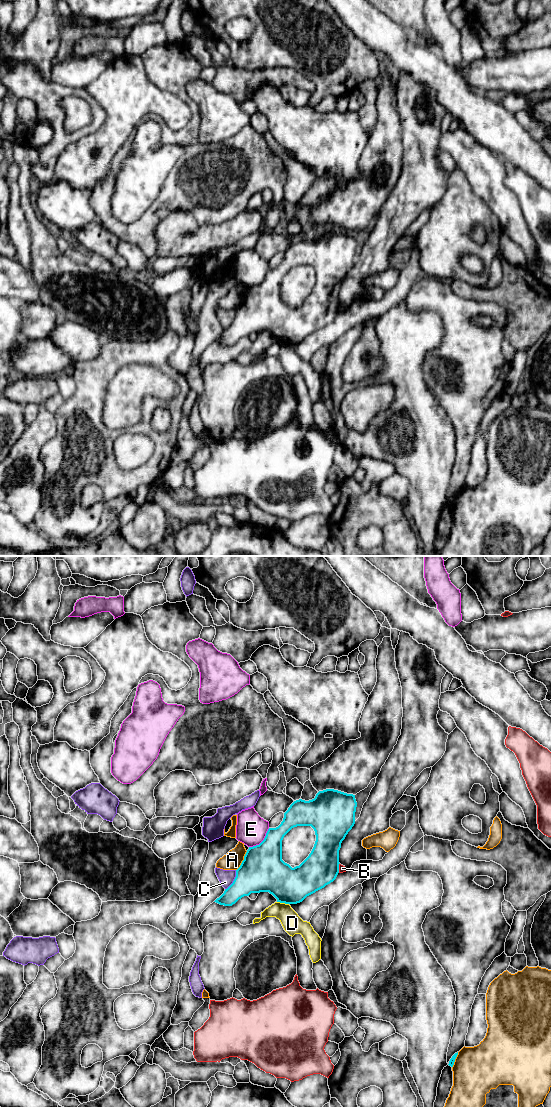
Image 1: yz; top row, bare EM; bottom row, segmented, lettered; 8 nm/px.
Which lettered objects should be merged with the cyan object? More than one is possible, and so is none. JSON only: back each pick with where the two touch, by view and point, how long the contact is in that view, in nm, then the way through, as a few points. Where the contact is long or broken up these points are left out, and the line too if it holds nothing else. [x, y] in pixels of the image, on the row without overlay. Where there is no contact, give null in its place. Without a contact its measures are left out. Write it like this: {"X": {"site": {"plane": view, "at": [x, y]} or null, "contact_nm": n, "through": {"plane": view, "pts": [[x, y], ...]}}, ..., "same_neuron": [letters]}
{"same_neuron": []}

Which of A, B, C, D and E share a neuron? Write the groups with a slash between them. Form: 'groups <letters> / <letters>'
groups A / B / C / D / E

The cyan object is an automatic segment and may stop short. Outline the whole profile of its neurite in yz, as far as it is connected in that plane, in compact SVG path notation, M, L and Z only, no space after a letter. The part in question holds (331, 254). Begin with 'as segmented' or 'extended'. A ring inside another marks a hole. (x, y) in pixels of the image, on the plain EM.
as segmented; M334 229L319 231L315 238L309 241L294 241L284 253L281 264L276 268L269 268L259 285L249 287L236 310L233 323L214 342L232 346L251 333L269 332L277 342L297 344L333 322L339 313L341 283L355 264L356 247L355 235ZM297 266L311 266L315 271L316 281L309 296L299 306L292 308L282 300L282 280Z

